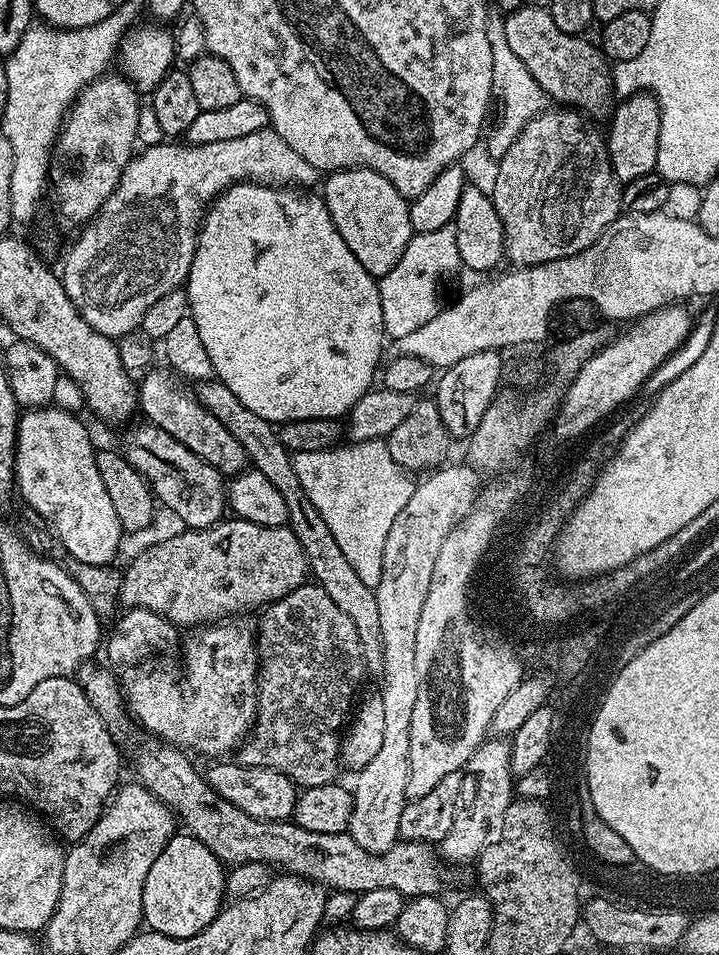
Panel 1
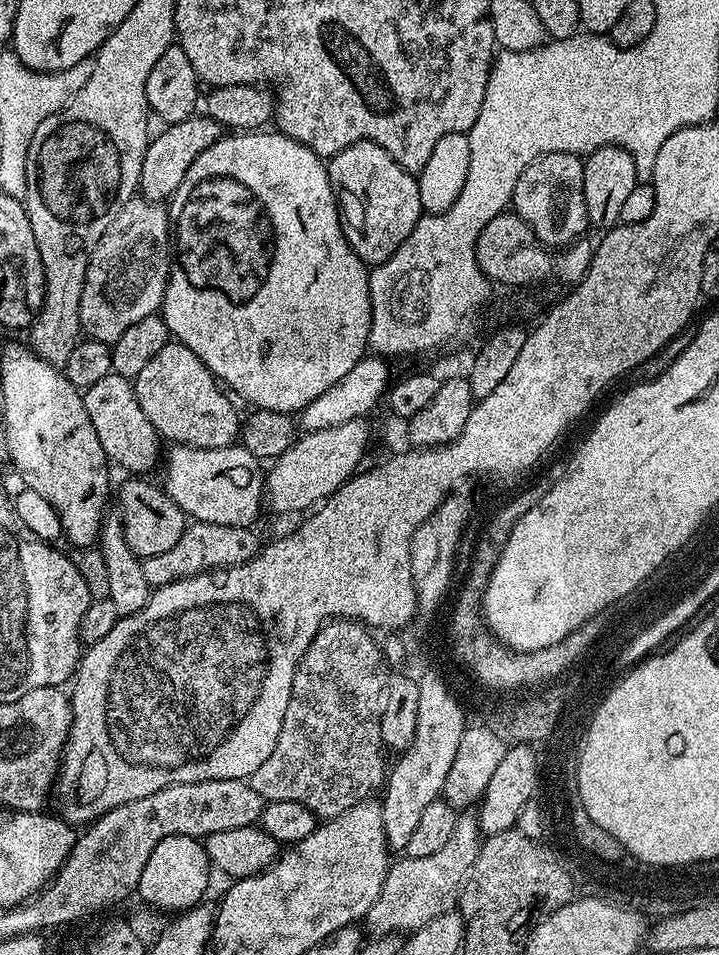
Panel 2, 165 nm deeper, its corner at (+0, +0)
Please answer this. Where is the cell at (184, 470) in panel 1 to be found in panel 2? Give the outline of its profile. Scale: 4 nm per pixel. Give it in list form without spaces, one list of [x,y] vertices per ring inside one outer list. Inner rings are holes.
[[[117,372],[109,374],[94,386],[83,389],[86,414],[90,414],[90,426],[94,426],[94,434],[98,434],[98,442],[102,442],[102,450],[113,465],[125,468],[128,474],[148,474],[152,467],[162,460],[162,438],[154,430],[150,418],[142,414],[142,406],[138,406],[136,389],[133,381]]]

